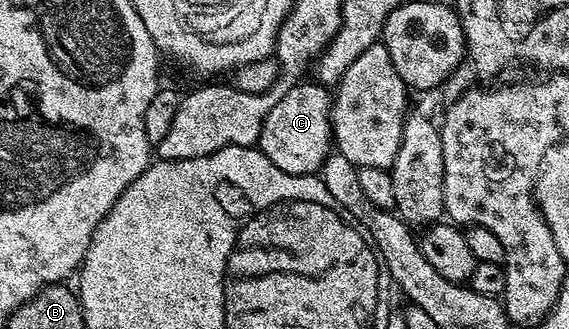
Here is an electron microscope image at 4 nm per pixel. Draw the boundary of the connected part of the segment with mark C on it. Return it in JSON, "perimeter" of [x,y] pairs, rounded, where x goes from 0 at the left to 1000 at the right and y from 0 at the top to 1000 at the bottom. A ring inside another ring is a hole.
{"perimeter":[[[534,243],[510,264],[503,292],[496,292],[496,304],[475,328],[475,353],[467,353],[460,377],[455,456],[489,498],[496,523],[554,532],[587,444],[583,301],[578,264],[554,243]]]}

